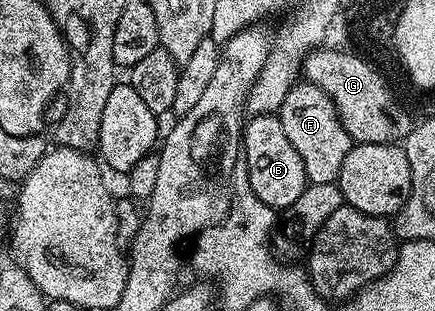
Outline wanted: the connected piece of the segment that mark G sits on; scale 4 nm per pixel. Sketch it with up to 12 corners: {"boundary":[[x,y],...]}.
{"boundary":[[346,49],[311,51],[303,75],[353,142],[411,133],[381,79]]}

